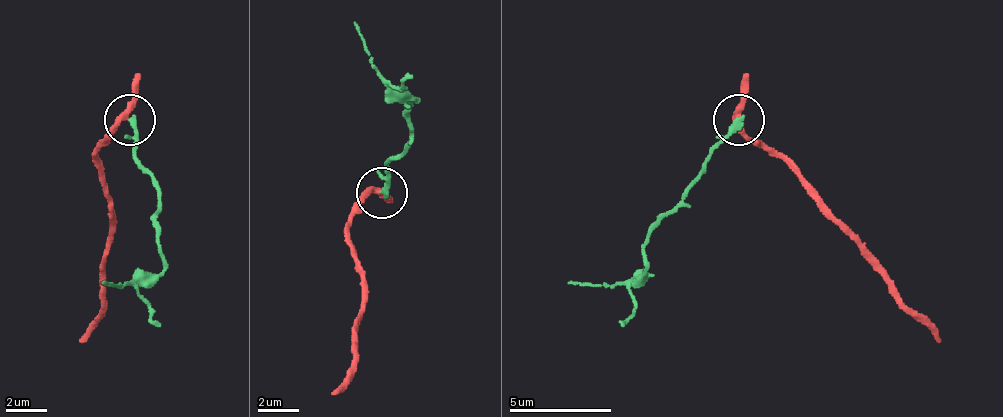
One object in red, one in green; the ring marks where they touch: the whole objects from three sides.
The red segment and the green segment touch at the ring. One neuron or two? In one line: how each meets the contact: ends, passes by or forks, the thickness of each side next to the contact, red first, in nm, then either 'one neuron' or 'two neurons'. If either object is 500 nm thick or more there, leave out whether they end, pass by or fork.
red passes by; green ends there; 280 nm thick on the red side, 320 nm on the other; two neurons

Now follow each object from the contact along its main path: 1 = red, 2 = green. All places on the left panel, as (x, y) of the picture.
1: (129, 118), (98, 149), (108, 200), (103, 317), (78, 343)
2: (129, 118), (134, 159), (159, 195), (164, 266), (124, 286), (103, 281)

